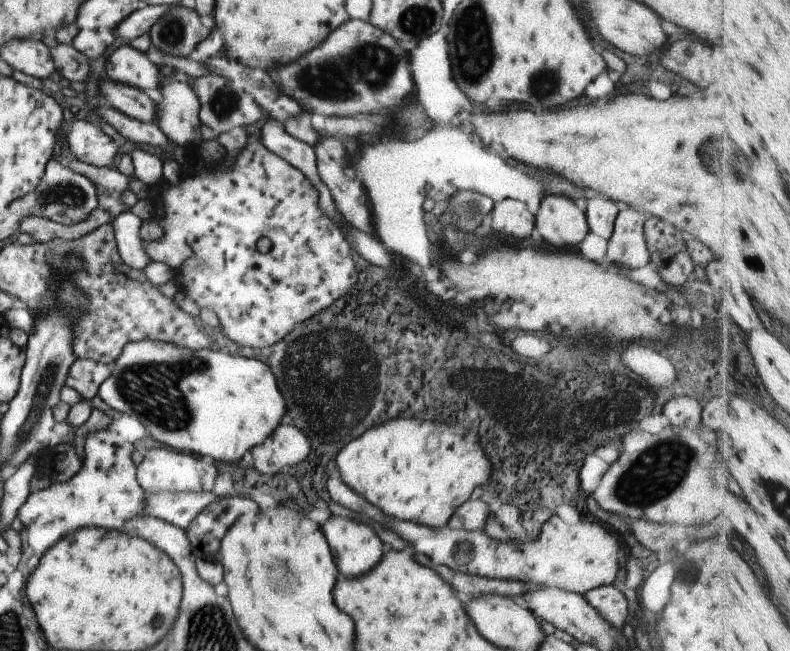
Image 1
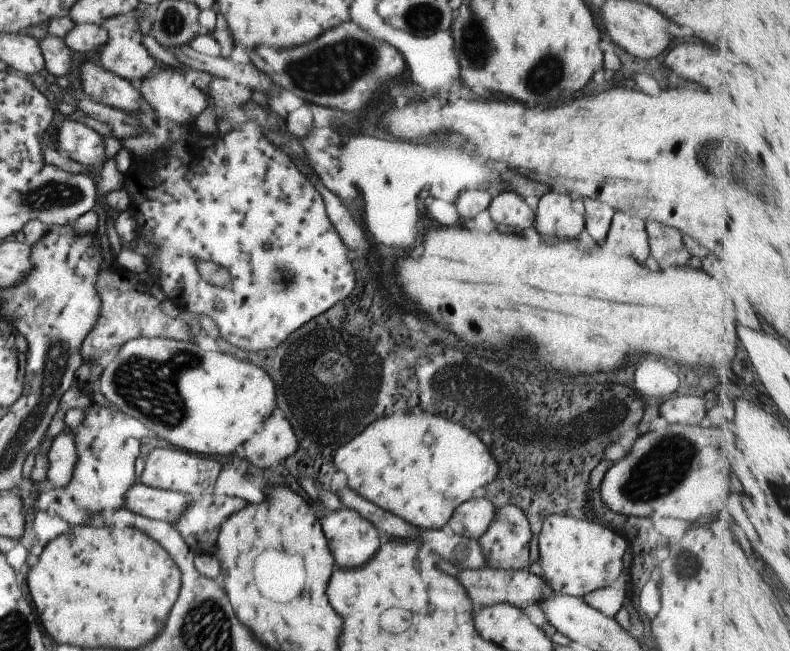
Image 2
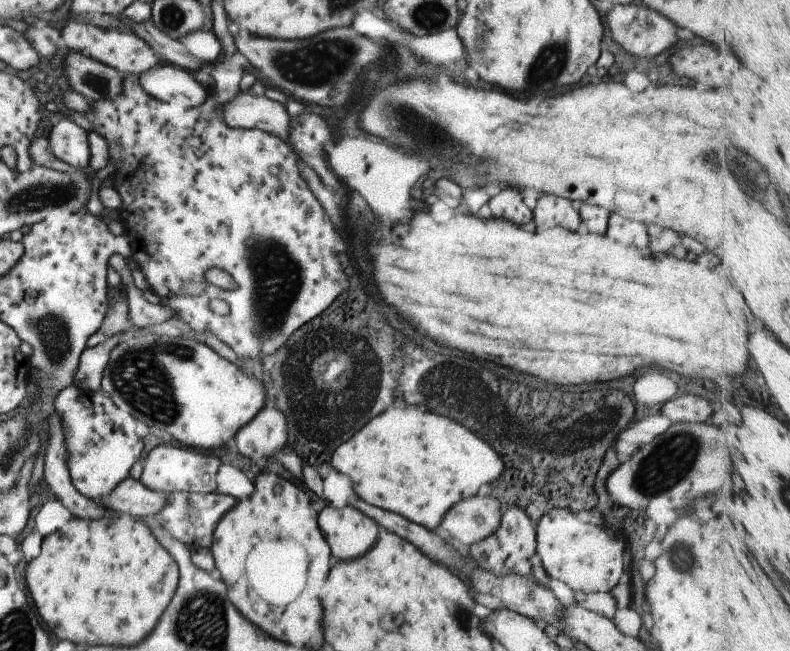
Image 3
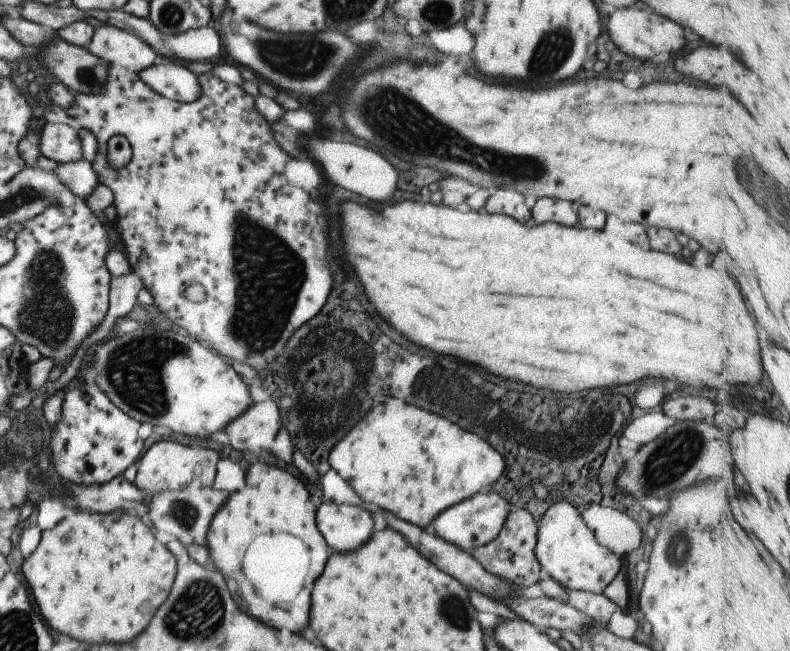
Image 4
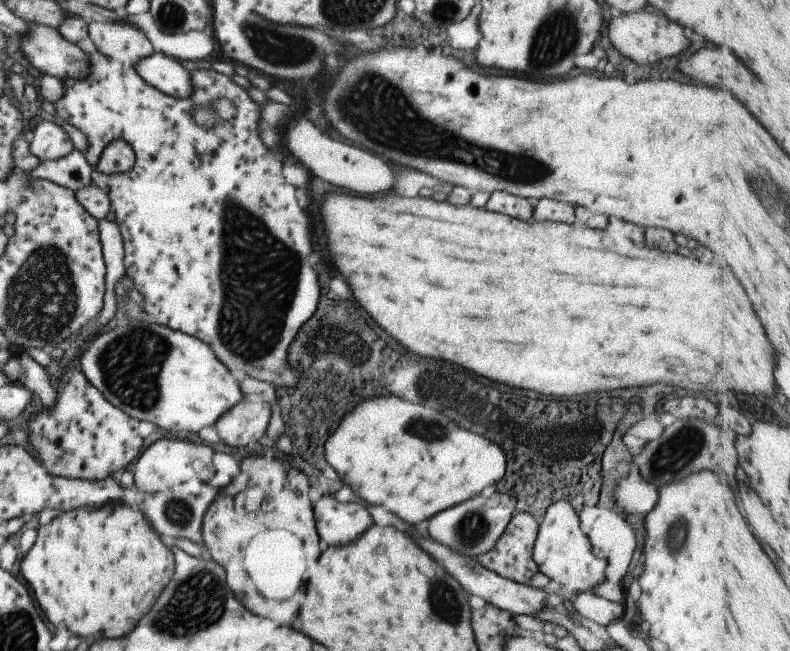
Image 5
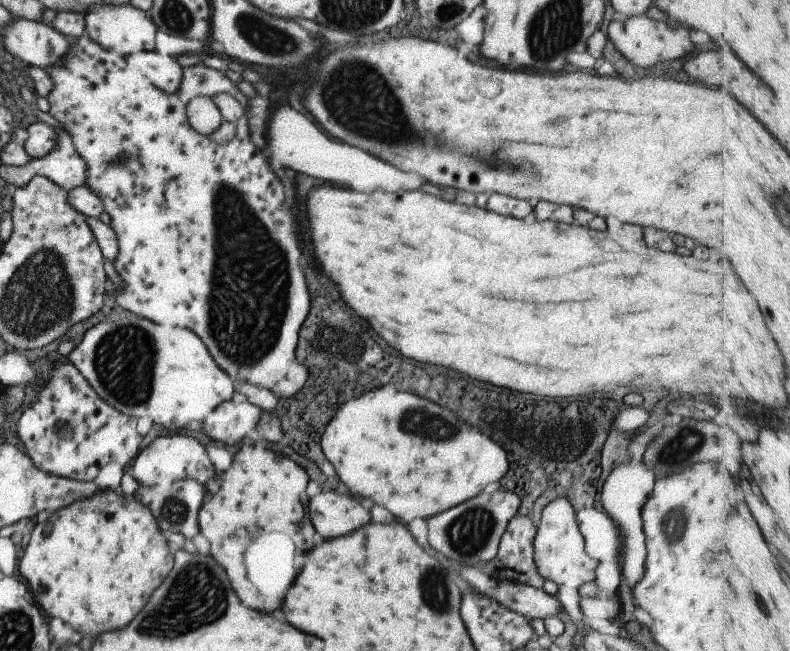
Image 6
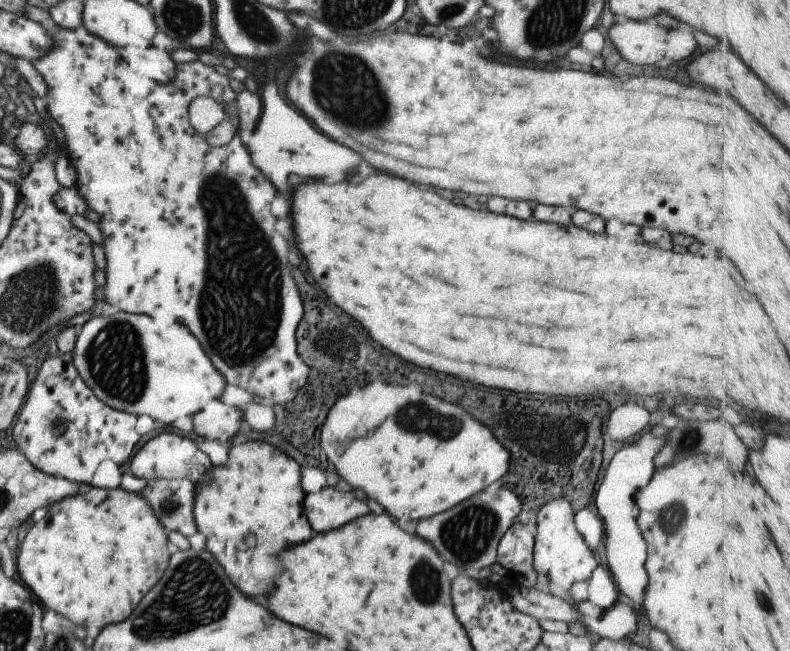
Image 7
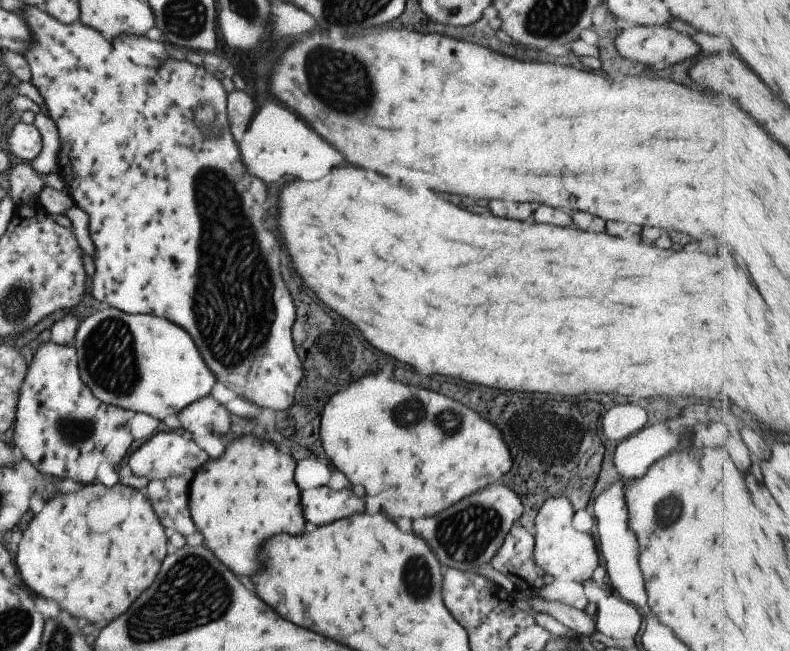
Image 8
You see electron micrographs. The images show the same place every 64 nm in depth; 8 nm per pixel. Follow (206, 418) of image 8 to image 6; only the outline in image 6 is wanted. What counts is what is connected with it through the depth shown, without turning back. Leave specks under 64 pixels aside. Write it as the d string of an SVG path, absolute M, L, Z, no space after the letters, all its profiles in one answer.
M228 401L216 406L208 416L212 418L208 418L208 422L202 420L202 430L208 430L208 434L218 442L238 444L258 426L262 408L248 401L239 404Z

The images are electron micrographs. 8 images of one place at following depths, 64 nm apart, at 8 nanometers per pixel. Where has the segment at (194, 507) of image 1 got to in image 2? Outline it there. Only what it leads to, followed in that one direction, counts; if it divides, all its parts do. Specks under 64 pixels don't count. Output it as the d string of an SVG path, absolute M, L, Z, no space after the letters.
M138 480L128 488L124 502L124 509L134 514L174 524L190 504L190 498L186 493L150 488Z

